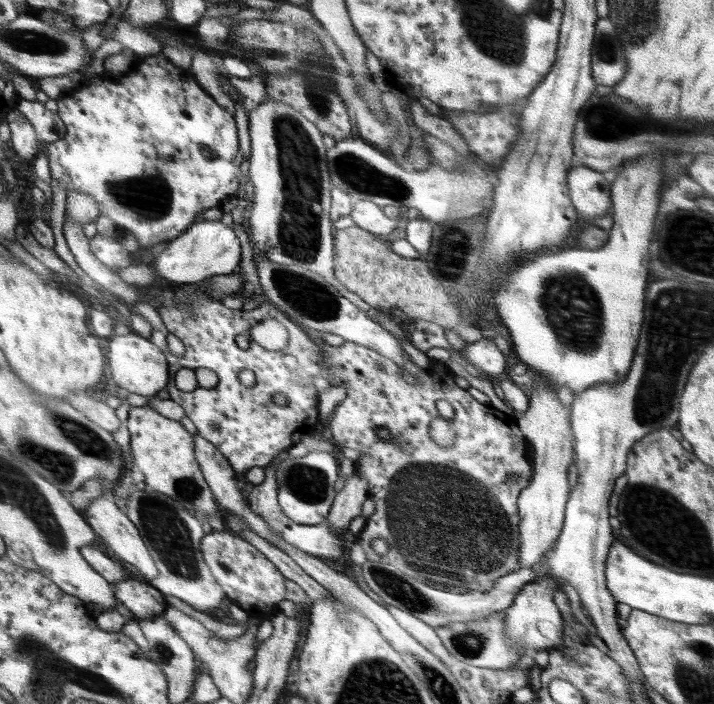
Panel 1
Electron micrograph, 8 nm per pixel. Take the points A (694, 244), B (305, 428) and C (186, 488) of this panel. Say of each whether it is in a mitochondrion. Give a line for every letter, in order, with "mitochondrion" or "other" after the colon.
A: mitochondrion
B: other
C: mitochondrion

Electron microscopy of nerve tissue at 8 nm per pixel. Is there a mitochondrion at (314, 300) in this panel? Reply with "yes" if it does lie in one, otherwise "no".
yes

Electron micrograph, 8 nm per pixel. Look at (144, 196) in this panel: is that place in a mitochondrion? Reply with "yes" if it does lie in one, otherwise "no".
yes

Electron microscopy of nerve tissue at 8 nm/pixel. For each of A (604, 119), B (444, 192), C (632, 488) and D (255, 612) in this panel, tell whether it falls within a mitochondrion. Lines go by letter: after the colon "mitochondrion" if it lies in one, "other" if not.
A: mitochondrion
B: other
C: mitochondrion
D: other

